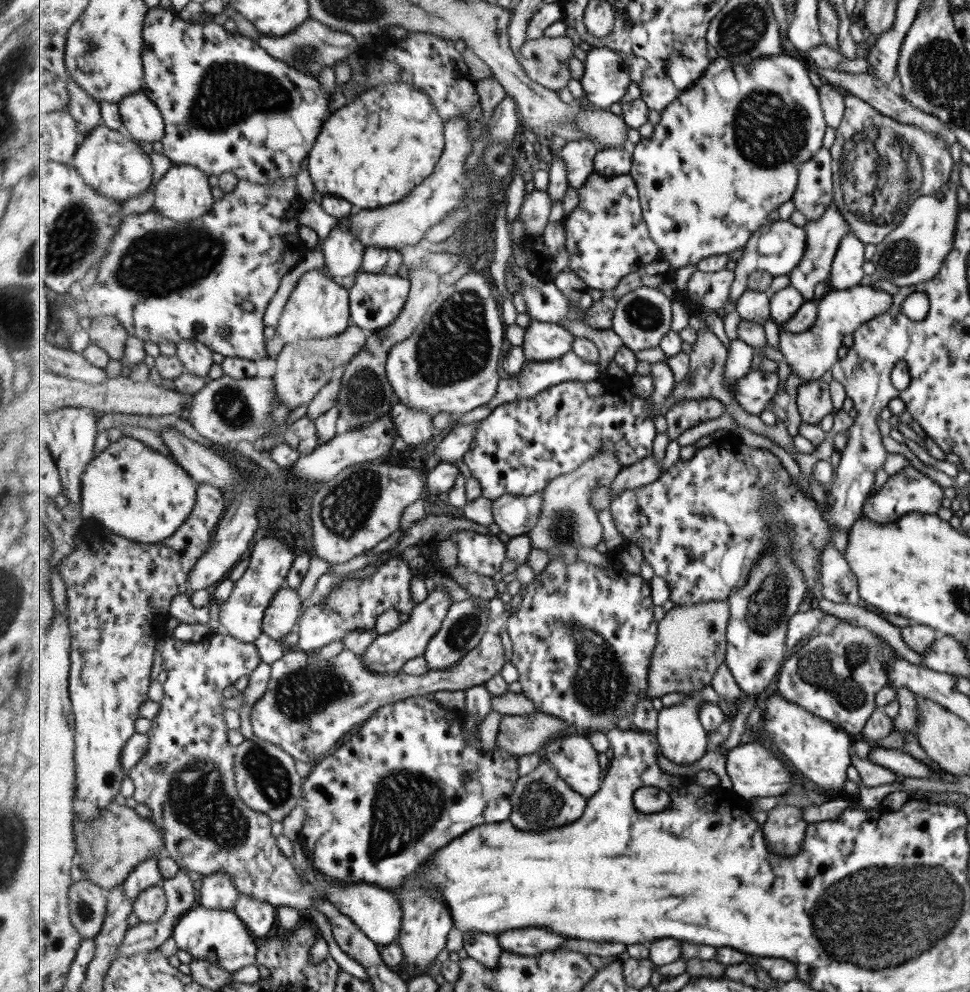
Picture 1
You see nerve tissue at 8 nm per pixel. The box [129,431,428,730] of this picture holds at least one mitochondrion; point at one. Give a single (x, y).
(302, 694)

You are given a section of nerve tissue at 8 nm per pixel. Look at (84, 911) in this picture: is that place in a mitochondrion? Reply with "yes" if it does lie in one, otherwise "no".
yes

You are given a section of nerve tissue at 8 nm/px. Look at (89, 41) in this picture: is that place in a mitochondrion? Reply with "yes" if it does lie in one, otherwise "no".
yes

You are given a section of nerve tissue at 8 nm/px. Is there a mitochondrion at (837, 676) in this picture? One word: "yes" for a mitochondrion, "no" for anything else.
yes

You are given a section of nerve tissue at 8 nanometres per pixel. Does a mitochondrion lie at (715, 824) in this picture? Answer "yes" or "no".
no

